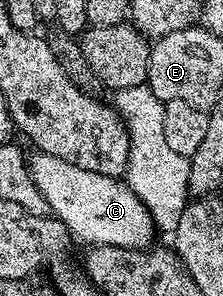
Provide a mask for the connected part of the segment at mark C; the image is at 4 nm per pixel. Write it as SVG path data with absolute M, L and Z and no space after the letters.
M37 153L29 163L29 174L40 194L43 196L45 205L51 213L66 224L68 231L77 241L84 241L88 246L112 246L134 247L145 249L153 243L156 229L152 217L145 205L138 200L138 196L121 179L102 176L101 173L91 172L89 169L78 168L77 165L68 161L58 160L49 154Z

